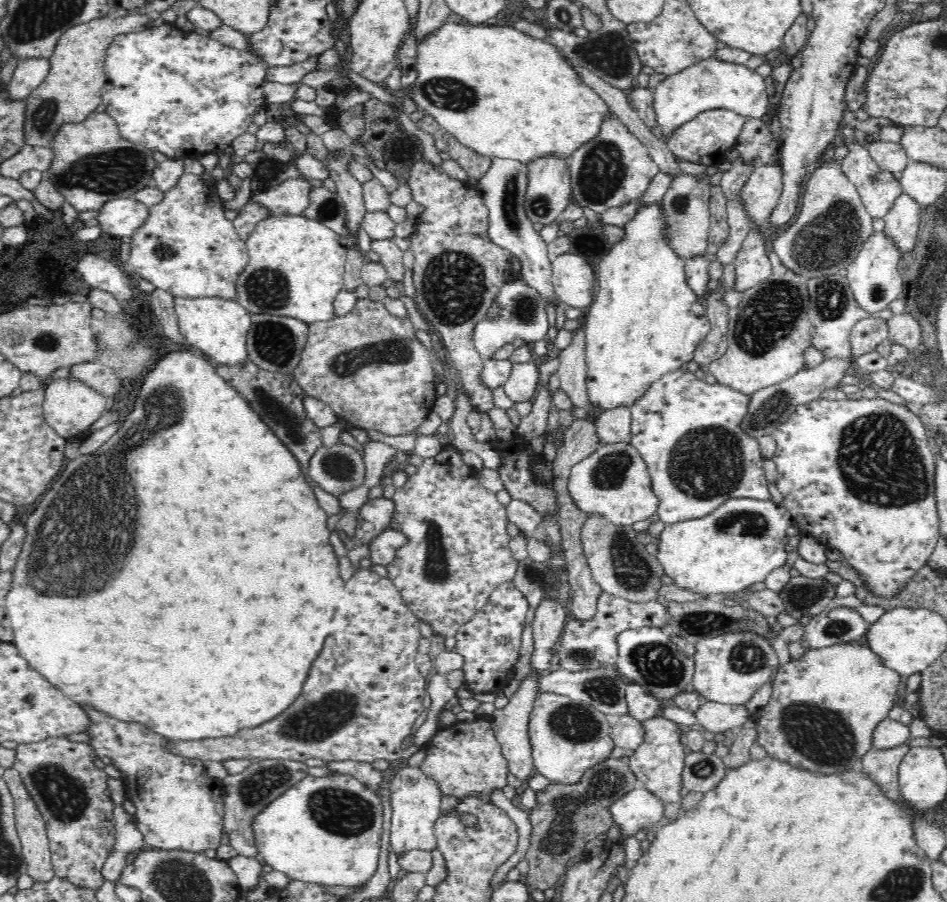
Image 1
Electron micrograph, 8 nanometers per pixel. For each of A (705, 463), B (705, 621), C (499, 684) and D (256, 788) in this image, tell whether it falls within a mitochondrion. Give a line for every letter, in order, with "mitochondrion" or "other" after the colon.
A: mitochondrion
B: mitochondrion
C: other
D: mitochondrion

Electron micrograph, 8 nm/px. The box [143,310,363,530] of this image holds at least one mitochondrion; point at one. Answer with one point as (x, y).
(275, 343)

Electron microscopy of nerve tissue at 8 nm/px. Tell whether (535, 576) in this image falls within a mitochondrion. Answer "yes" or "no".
yes

